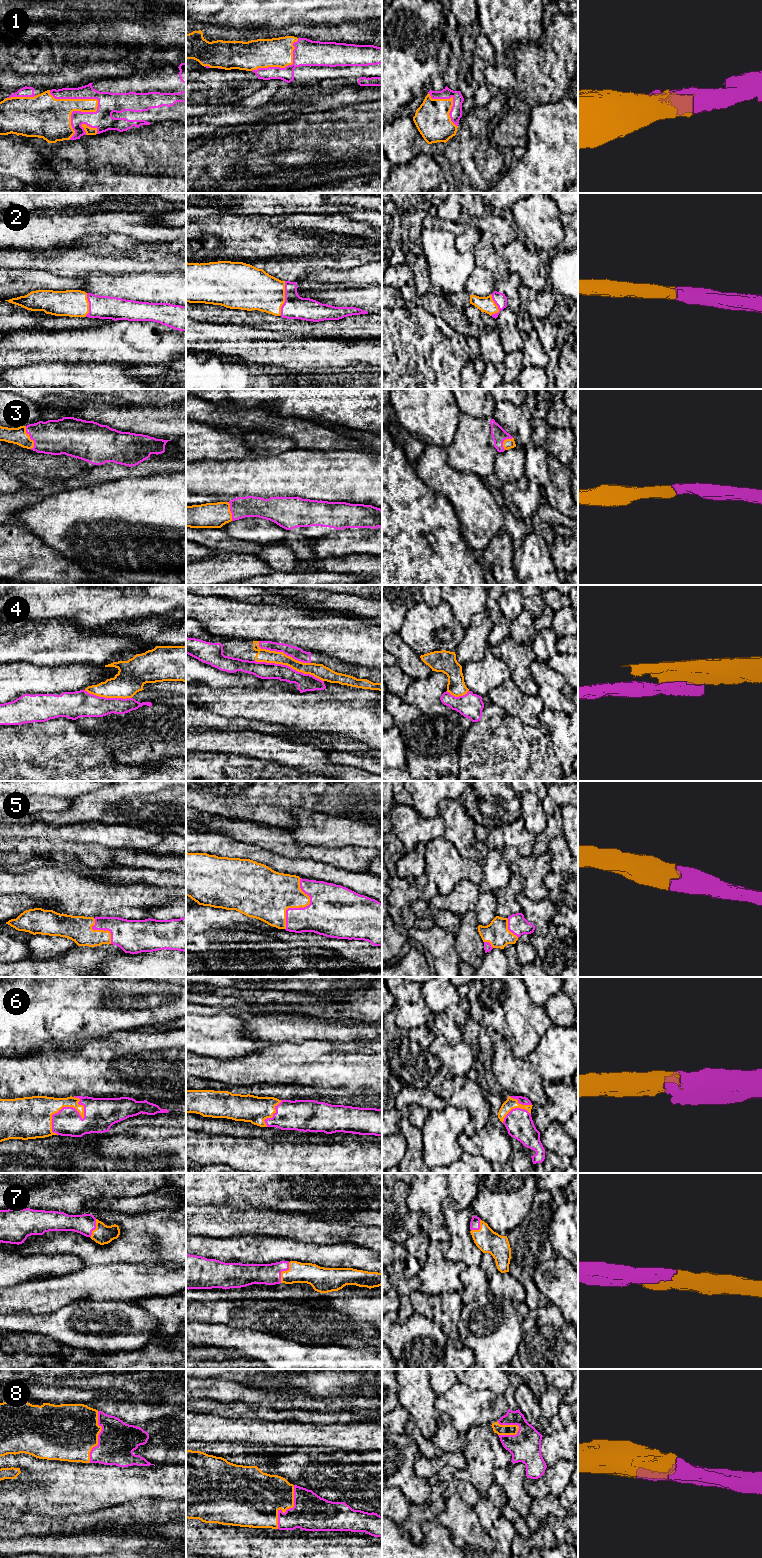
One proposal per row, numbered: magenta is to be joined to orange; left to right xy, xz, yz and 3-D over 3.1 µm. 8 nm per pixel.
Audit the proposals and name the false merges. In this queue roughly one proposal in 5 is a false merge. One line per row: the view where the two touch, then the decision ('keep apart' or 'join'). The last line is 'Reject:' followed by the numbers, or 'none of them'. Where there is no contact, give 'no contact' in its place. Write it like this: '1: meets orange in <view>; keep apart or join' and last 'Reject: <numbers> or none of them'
1: meets orange in xy; join
2: meets orange in xz; join
3: meets orange in xy; join
4: meets orange in xz; keep apart
5: meets orange in xz; join
6: meets orange in xy; join
7: meets orange in xz; join
8: meets orange in xz; join
Reject: 4

